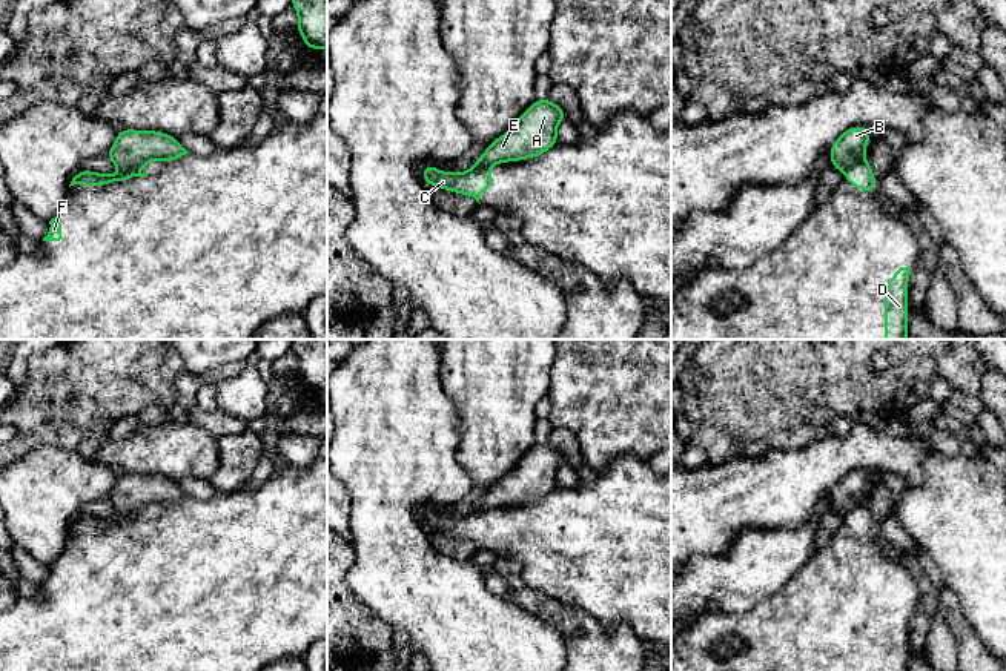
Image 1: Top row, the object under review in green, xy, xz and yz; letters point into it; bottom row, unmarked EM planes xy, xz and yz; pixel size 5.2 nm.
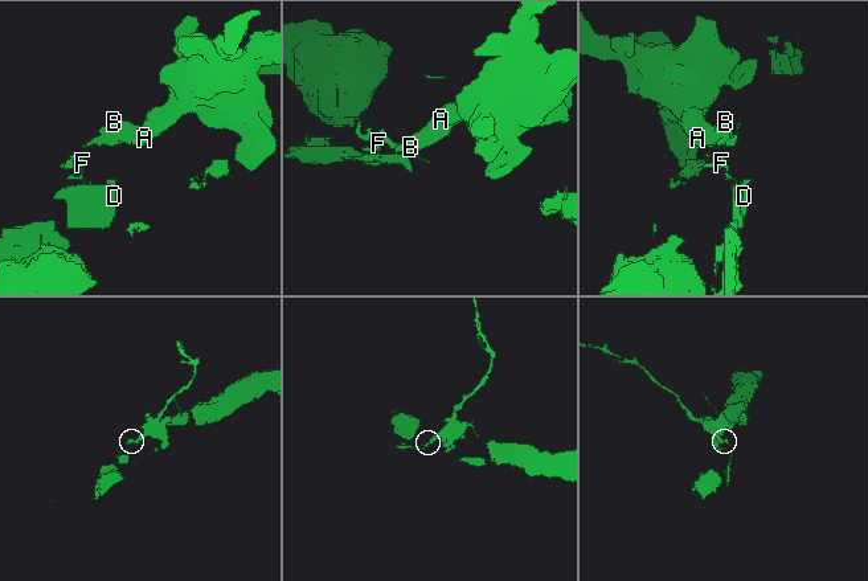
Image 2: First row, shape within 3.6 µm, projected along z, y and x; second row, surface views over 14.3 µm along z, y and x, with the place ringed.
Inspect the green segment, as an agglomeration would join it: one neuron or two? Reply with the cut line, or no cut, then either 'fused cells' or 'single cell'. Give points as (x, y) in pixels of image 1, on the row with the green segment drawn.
cut in xz along (493, 163), (470, 171); fused cells

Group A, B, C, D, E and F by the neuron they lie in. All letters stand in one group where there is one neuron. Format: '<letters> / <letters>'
A B E / C D F

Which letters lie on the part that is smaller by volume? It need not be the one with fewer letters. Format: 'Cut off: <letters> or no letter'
Cut off: A, B, E

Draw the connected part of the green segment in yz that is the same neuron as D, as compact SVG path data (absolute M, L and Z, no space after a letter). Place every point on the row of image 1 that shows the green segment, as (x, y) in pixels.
M897 266L895 276L885 281L885 339L908 339L908 279L914 266Z

